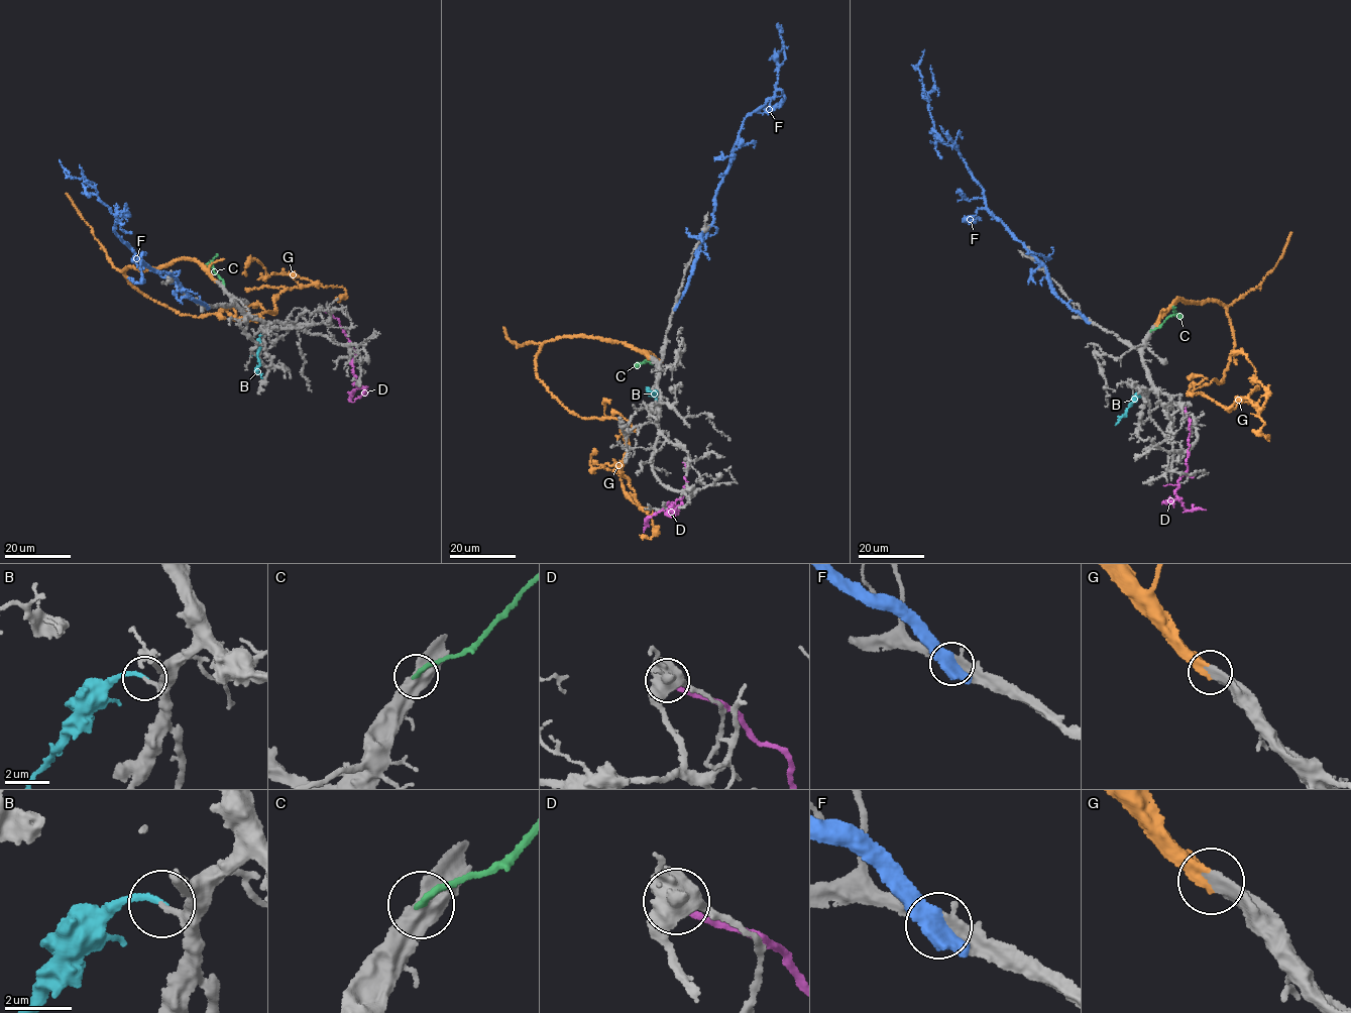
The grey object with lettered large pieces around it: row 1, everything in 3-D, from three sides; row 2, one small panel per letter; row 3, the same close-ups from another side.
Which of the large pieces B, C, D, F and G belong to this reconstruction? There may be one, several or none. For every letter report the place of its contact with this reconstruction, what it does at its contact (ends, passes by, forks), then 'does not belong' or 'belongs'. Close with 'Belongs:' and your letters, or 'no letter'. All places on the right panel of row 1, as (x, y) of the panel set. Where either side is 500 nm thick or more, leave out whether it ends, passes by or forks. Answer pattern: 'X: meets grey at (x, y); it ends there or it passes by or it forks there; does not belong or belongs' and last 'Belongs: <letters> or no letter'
B: meets grey at (1144, 394); it ends there; belongs
C: meets grey at (1150, 331); does not belong
D: meets grey at (1185, 407); it ends there; does not belong
F: meets grey at (1087, 321); does not belong
G: meets grey at (1154, 326); belongs
Belongs: B, G

